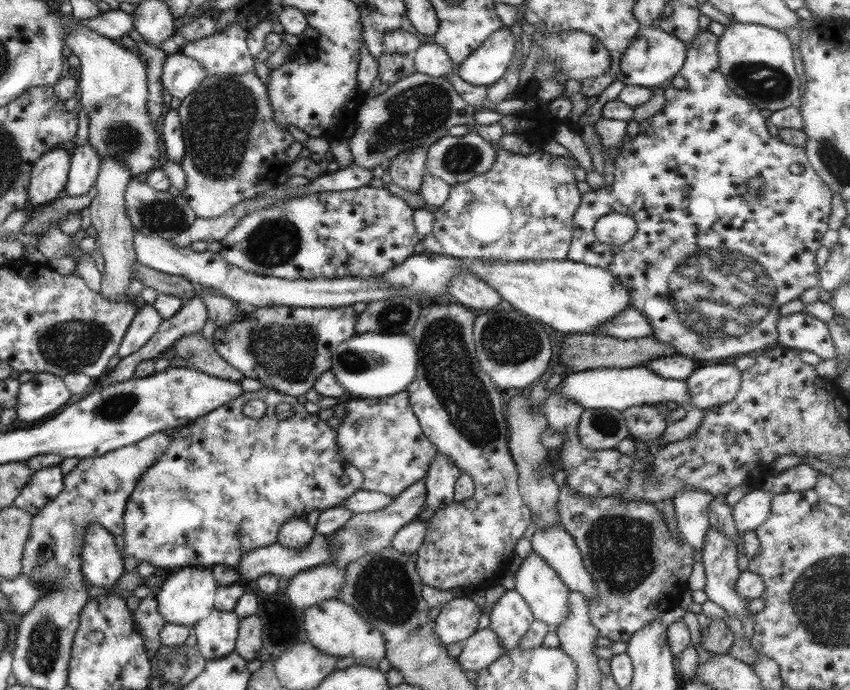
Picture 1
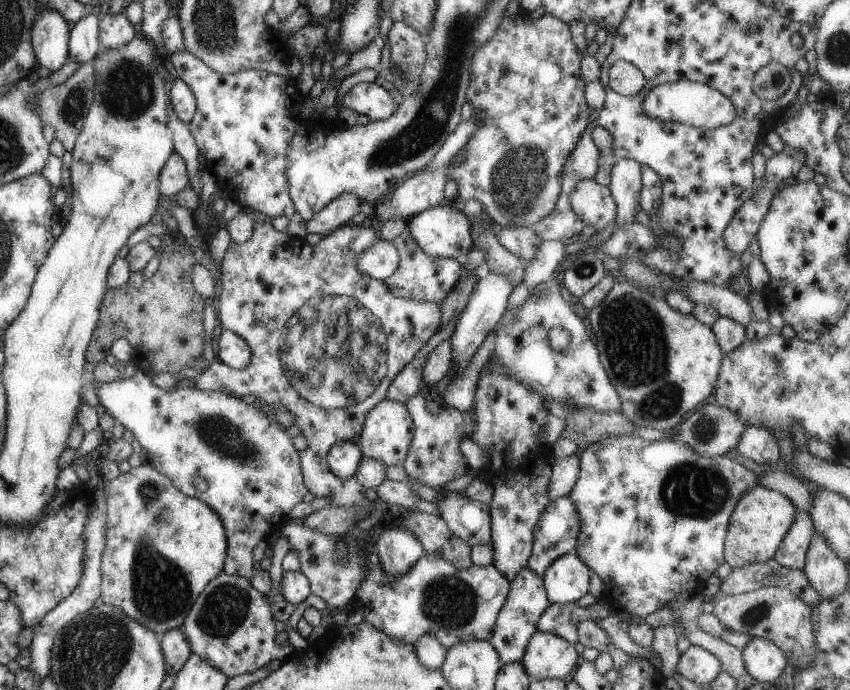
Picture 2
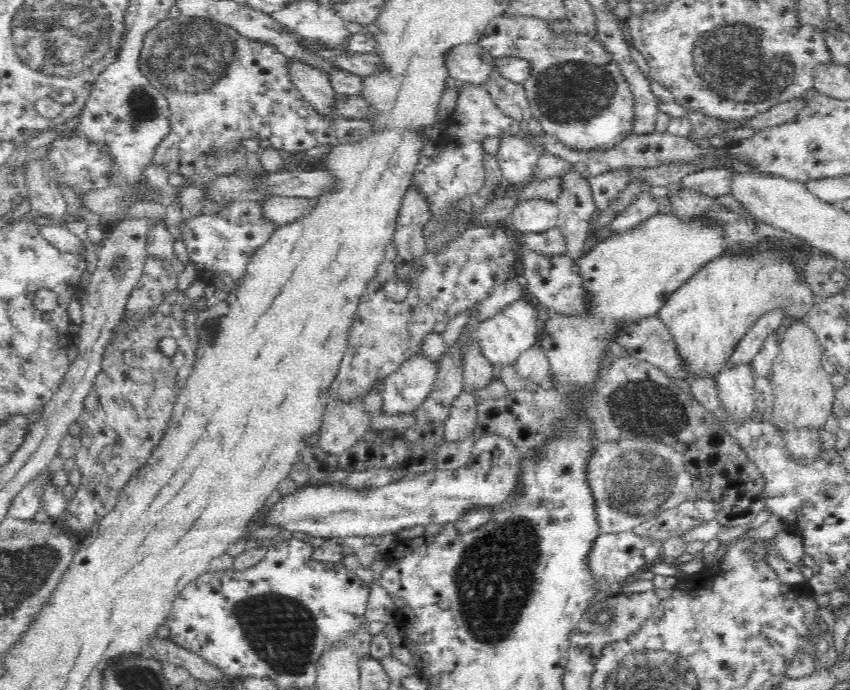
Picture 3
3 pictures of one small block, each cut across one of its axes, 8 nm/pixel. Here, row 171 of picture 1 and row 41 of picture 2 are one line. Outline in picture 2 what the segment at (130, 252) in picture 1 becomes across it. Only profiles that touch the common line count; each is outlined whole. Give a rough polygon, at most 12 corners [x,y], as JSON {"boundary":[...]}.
{"boundary":[[123,11],[98,20],[101,50],[121,48],[137,33]]}

